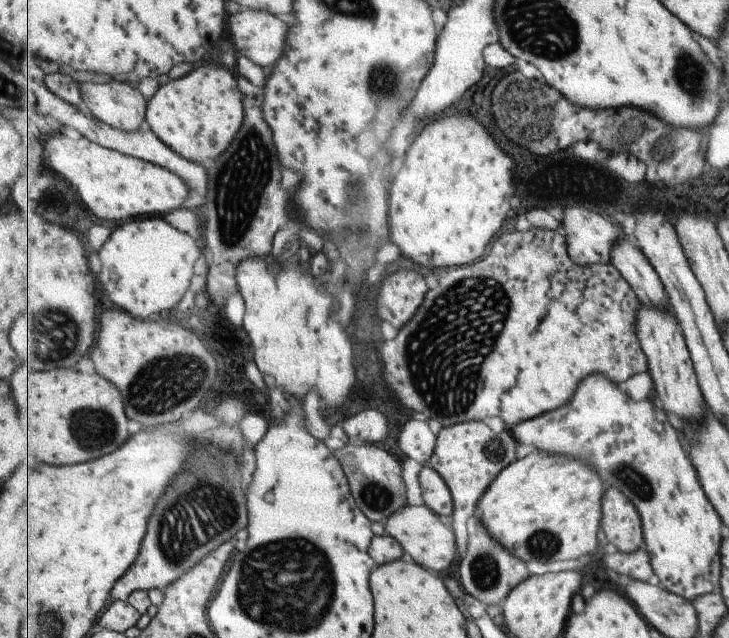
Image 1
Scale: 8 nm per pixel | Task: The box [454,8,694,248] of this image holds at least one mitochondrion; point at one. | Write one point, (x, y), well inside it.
(534, 106)

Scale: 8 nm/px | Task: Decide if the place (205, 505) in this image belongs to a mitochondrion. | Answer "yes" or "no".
yes

